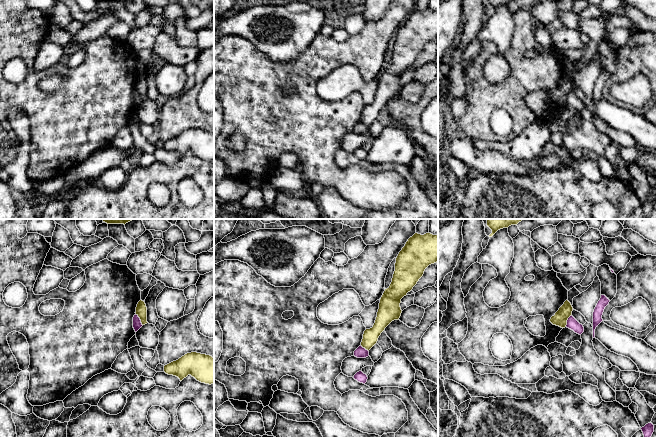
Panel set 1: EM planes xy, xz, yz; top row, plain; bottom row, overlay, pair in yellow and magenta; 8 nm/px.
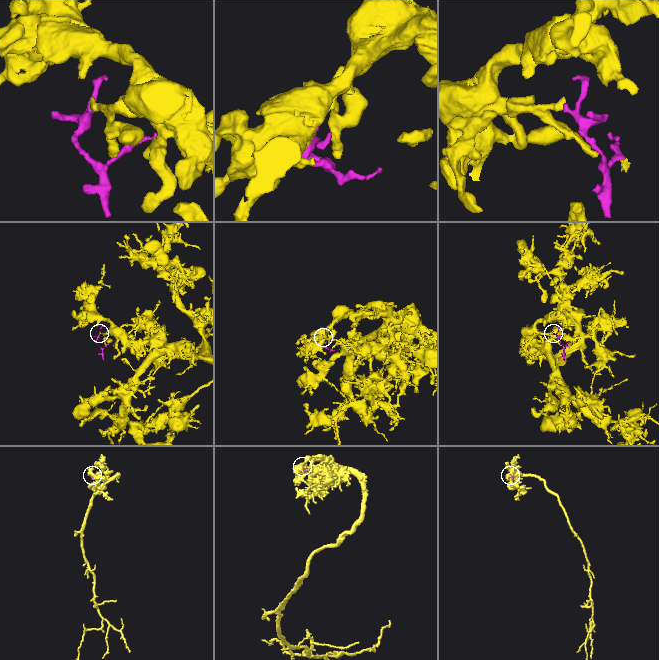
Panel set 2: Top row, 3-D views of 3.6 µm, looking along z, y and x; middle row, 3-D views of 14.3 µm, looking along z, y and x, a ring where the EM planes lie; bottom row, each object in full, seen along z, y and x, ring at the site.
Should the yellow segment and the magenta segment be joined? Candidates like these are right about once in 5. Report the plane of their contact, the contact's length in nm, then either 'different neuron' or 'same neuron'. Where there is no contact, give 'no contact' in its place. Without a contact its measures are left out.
xy | 110 nm | different neuron

